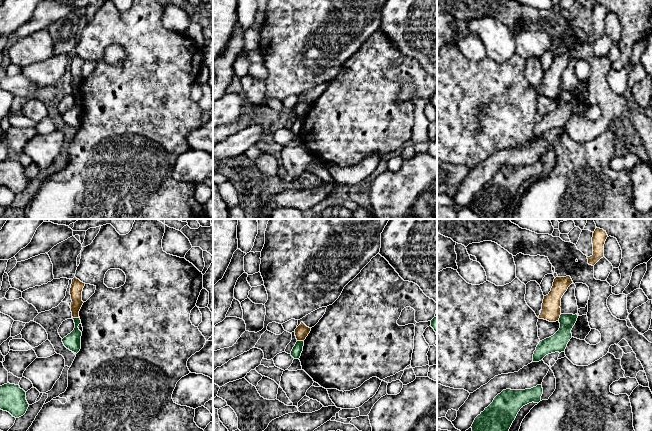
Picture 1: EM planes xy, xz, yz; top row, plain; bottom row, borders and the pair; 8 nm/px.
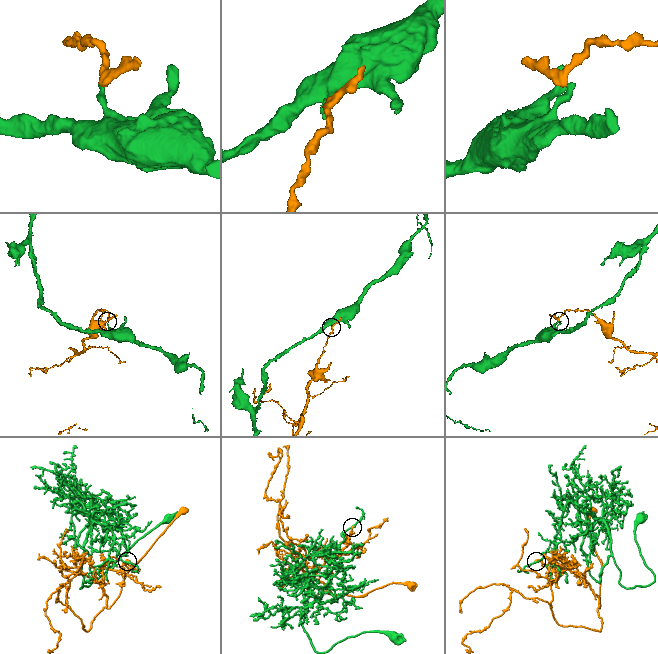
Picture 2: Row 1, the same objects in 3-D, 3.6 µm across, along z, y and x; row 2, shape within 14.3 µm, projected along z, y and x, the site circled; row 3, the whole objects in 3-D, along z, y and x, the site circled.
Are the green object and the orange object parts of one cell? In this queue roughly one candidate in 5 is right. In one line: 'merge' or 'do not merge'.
do not merge

